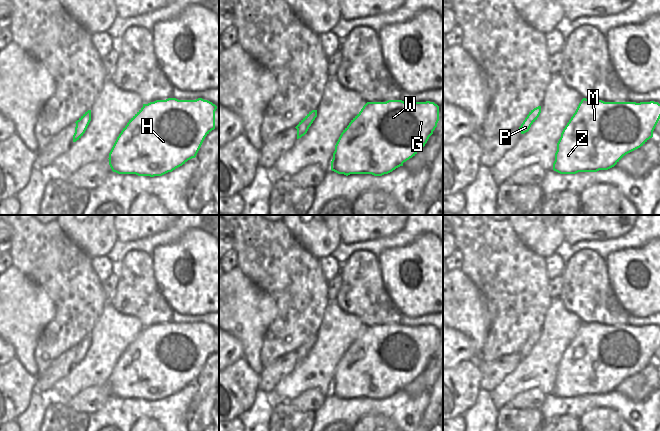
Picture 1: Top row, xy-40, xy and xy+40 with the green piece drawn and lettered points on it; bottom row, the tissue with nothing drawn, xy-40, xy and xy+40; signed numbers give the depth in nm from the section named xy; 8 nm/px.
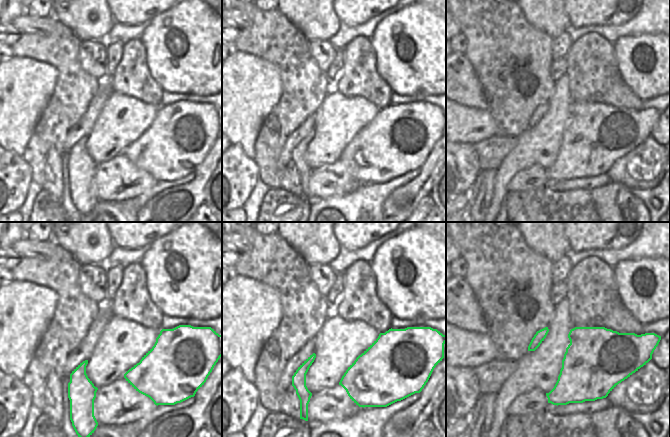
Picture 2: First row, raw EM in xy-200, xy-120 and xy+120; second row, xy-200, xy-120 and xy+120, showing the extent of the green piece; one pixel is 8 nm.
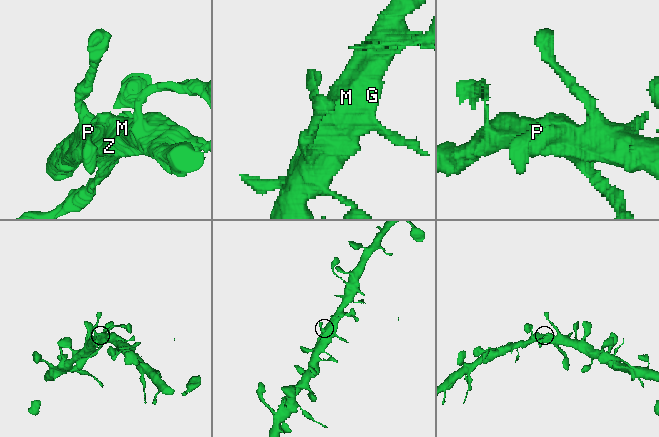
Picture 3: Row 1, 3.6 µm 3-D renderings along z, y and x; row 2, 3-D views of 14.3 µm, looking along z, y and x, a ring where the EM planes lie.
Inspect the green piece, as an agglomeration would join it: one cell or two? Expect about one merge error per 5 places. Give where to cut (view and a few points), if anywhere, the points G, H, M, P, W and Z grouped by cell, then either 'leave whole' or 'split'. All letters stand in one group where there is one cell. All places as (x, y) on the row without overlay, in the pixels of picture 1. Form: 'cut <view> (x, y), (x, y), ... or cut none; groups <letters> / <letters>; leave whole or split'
cut none; groups G H M P W Z; leave whole

